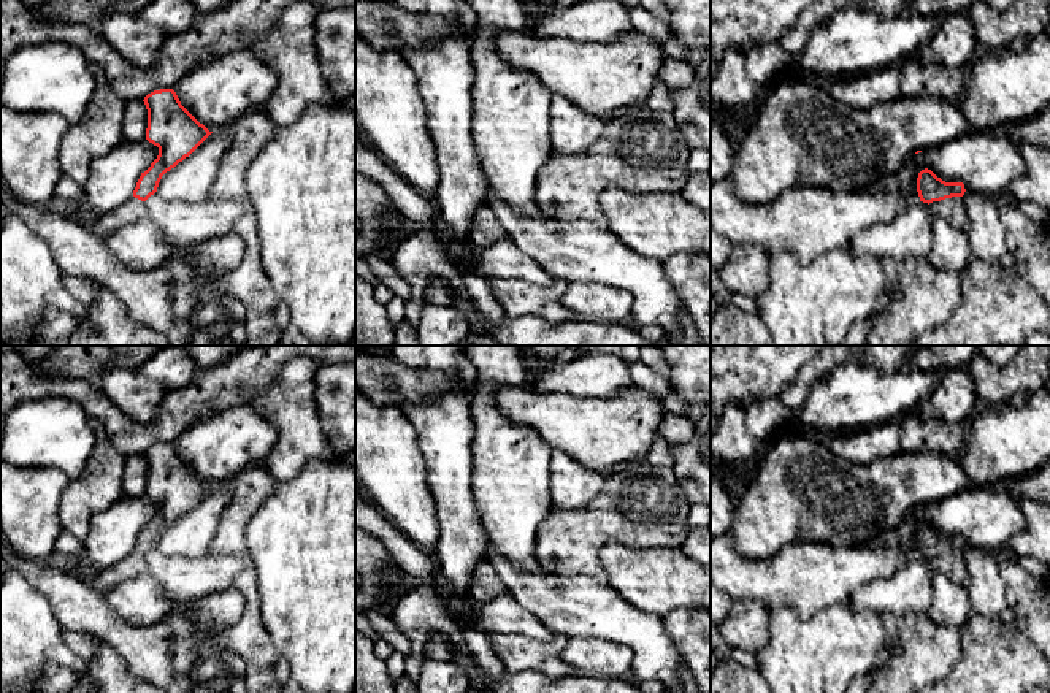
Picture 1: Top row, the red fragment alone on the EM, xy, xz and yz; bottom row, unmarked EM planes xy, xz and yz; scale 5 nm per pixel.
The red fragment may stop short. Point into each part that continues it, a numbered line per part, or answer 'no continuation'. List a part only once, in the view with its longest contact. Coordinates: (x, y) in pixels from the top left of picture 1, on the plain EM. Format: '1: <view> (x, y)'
1: yz (952, 565)

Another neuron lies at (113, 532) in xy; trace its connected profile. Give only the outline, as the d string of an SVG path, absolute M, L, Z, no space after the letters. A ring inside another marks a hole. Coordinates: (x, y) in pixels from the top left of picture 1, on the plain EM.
M148 495L122 496L108 509L95 512L89 520L84 539L82 565L89 571L103 571L133 552L140 531L157 514L159 503Z

